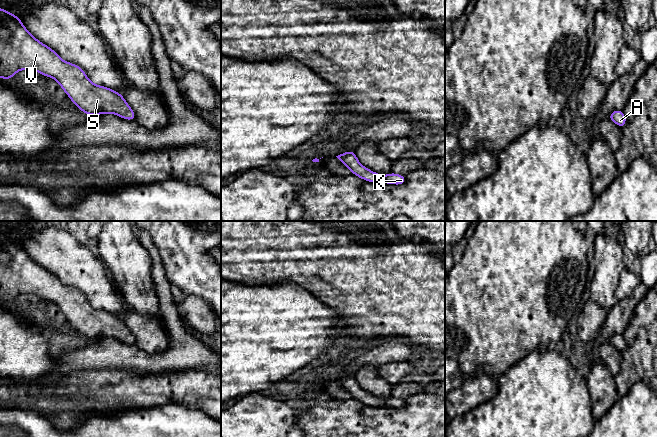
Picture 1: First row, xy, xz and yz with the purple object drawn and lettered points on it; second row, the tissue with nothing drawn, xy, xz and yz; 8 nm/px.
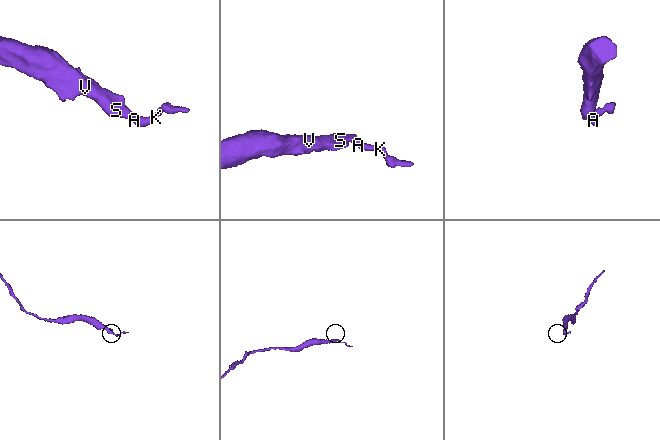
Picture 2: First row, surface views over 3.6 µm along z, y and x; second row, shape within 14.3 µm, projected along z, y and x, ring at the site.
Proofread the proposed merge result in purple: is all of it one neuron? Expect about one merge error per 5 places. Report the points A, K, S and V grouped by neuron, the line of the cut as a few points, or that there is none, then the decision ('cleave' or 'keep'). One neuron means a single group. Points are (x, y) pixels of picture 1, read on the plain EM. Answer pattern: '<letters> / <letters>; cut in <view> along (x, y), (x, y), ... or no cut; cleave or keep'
A K S V; no cut; keep

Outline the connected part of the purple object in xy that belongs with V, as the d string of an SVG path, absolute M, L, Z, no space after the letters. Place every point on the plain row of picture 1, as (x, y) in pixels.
M0 232L0 302L10 304L23 293L54 302L85 338L113 337L126 344L136 344L121 317L93 308L78 289L63 285L33 261L19 241Z

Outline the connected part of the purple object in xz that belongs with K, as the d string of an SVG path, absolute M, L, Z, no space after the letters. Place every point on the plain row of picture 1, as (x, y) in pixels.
M346 375L343 378L336 380L344 390L351 393L352 398L372 407L388 407L401 409L406 406L406 400L390 397L388 399L377 398L363 389L361 389L354 375Z

